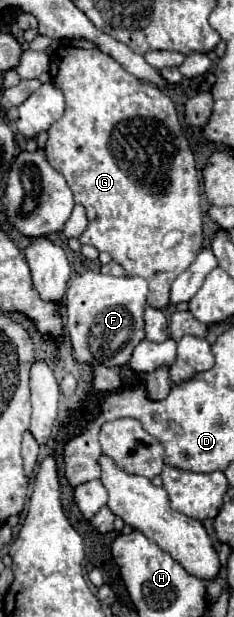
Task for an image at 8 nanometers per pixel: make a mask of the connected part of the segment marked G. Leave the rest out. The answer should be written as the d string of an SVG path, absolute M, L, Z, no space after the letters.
M60 46L58 50L54 50L54 56L50 58L50 76L52 82L64 92L66 98L66 114L54 122L48 128L48 142L46 142L46 158L50 162L50 166L54 170L58 170L72 194L74 194L74 202L82 204L86 208L88 214L88 228L82 234L82 244L92 244L96 246L100 252L108 252L112 256L114 262L118 262L128 276L140 276L146 278L150 292L148 292L148 304L154 308L164 308L168 306L168 296L170 296L170 286L176 280L178 274L182 274L198 256L198 252L202 250L202 208L200 208L200 176L196 170L196 162L192 156L192 150L188 146L188 140L182 132L182 126L178 122L176 116L176 108L172 104L172 100L154 84L150 82L142 82L136 76L128 74L112 56L104 54L100 48L92 48L92 50L82 50L82 48L74 48L74 46Z

